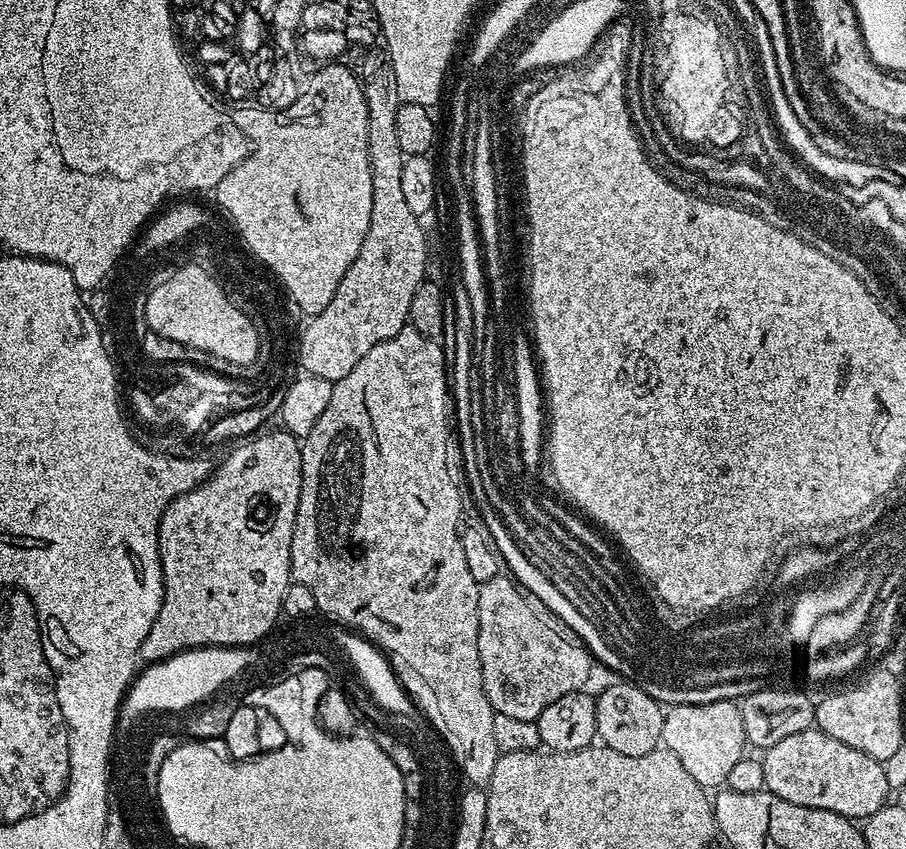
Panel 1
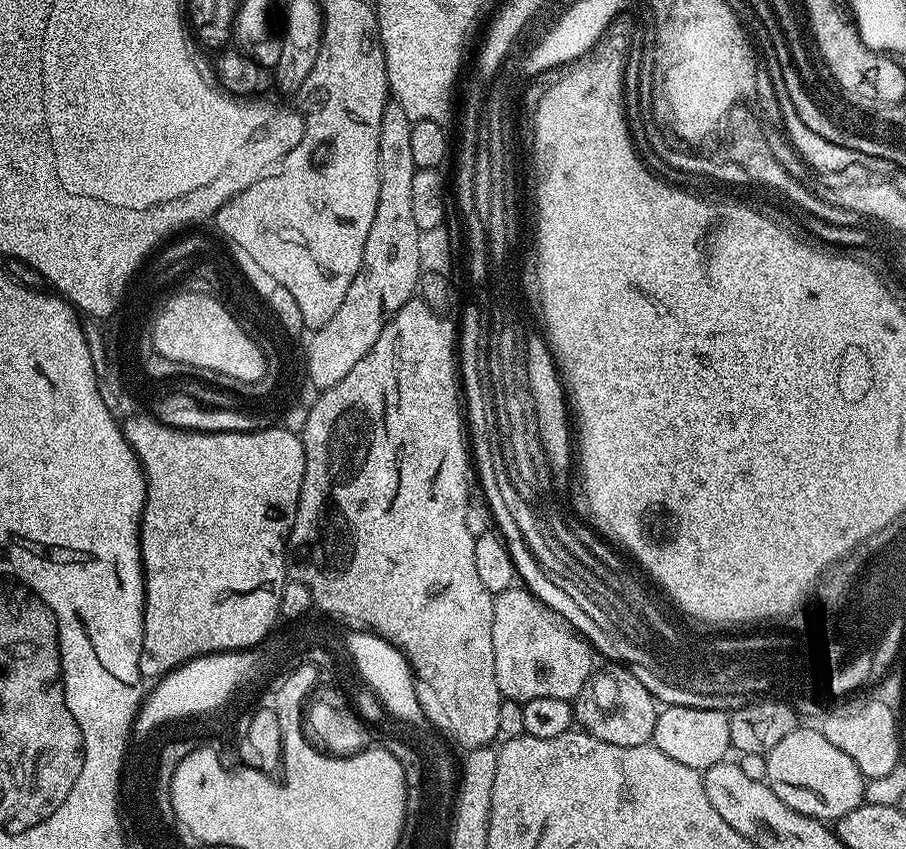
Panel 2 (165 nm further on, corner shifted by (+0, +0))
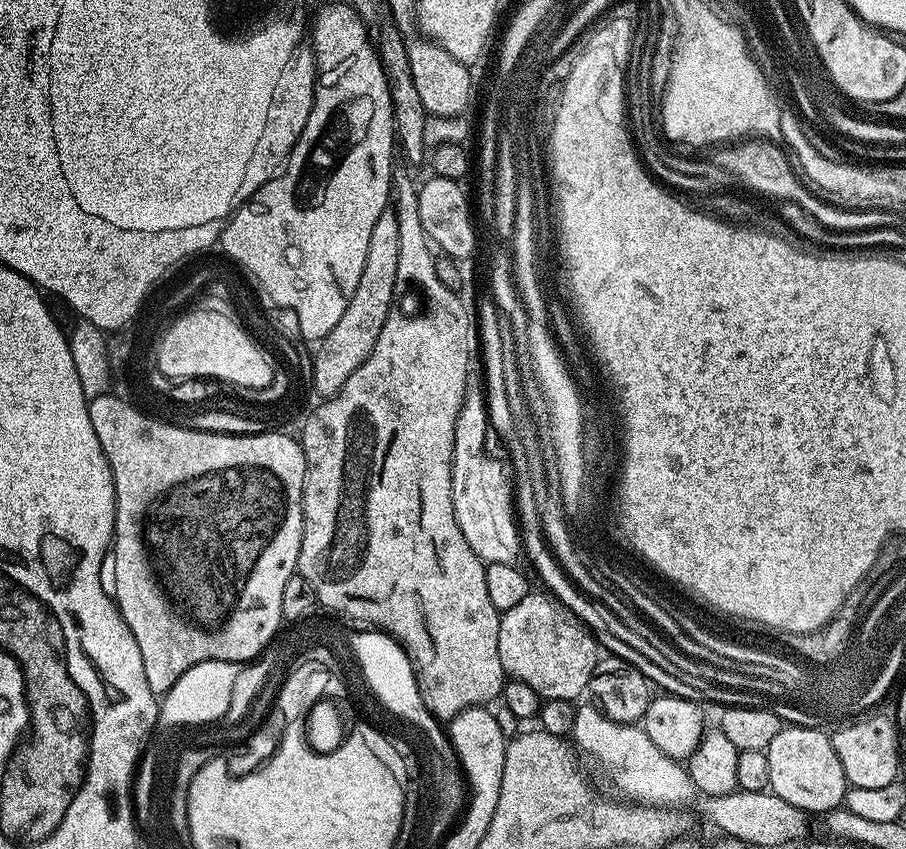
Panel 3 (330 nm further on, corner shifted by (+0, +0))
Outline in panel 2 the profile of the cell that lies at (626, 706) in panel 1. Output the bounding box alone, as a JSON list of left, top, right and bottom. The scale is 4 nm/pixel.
[574,666,658,746]

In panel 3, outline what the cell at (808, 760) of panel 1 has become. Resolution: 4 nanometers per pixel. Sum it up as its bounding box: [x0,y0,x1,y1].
[767,726,850,814]

